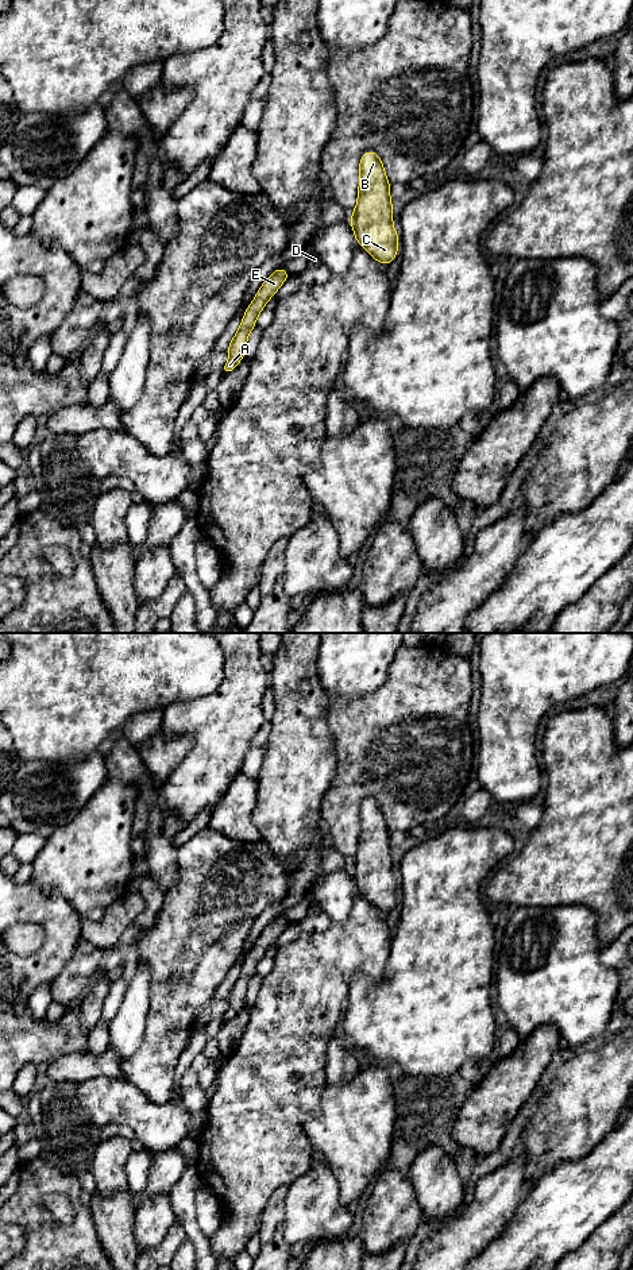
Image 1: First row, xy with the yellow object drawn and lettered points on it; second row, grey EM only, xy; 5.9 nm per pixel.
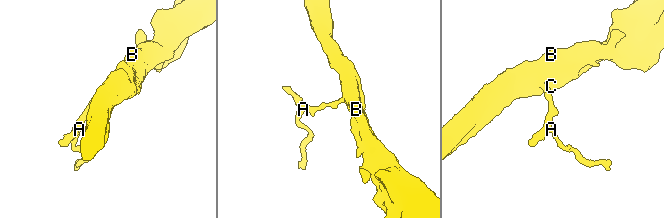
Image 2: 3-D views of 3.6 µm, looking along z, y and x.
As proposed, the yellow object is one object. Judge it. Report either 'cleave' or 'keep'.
keep

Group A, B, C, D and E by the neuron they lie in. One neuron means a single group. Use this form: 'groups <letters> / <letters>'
groups A B C D E

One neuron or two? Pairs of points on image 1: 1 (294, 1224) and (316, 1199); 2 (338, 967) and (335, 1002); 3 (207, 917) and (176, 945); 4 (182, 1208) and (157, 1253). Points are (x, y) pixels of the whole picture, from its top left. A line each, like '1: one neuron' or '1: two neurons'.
1: one neuron
2: one neuron
3: one neuron
4: two neurons

